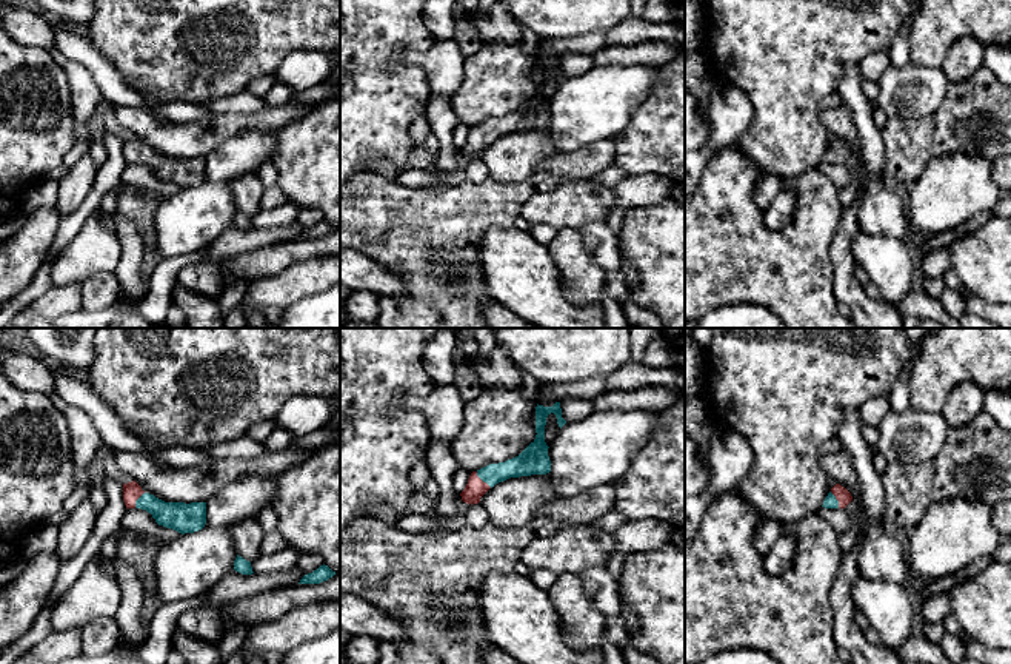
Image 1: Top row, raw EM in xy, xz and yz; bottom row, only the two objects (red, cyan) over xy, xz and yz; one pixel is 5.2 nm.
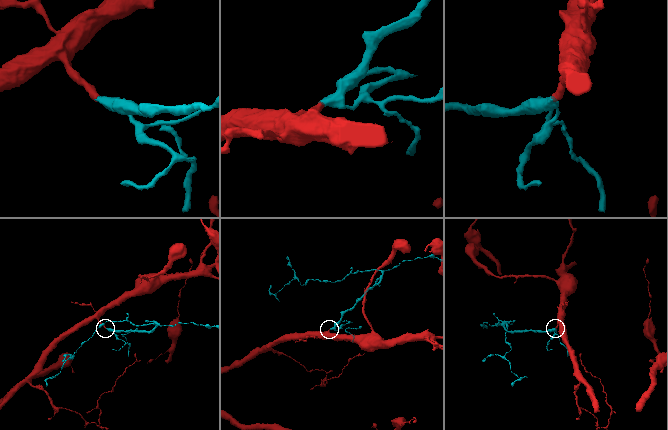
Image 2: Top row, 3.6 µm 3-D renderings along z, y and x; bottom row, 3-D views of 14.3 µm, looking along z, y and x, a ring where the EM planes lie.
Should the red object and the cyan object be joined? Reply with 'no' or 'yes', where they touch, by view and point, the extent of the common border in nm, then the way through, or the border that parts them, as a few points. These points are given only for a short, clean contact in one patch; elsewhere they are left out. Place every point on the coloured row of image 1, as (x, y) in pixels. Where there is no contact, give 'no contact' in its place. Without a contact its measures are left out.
yes; meets red in xz at (482, 481); contact 120 nm long; runs through xz (476, 487), (482, 481), (493, 473), (525, 464)

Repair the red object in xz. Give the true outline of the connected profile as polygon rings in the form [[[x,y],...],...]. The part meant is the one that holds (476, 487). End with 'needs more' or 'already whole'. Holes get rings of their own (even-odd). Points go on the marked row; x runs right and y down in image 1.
[[[560,402],[552,407],[536,407],[536,439],[516,458],[499,464],[489,464],[477,471],[472,471],[465,490],[460,493],[466,504],[479,504],[480,498],[495,484],[509,478],[546,475],[551,471],[548,445],[545,442],[546,418],[554,413],[557,424],[562,428],[566,421],[562,418]]] | needs more

